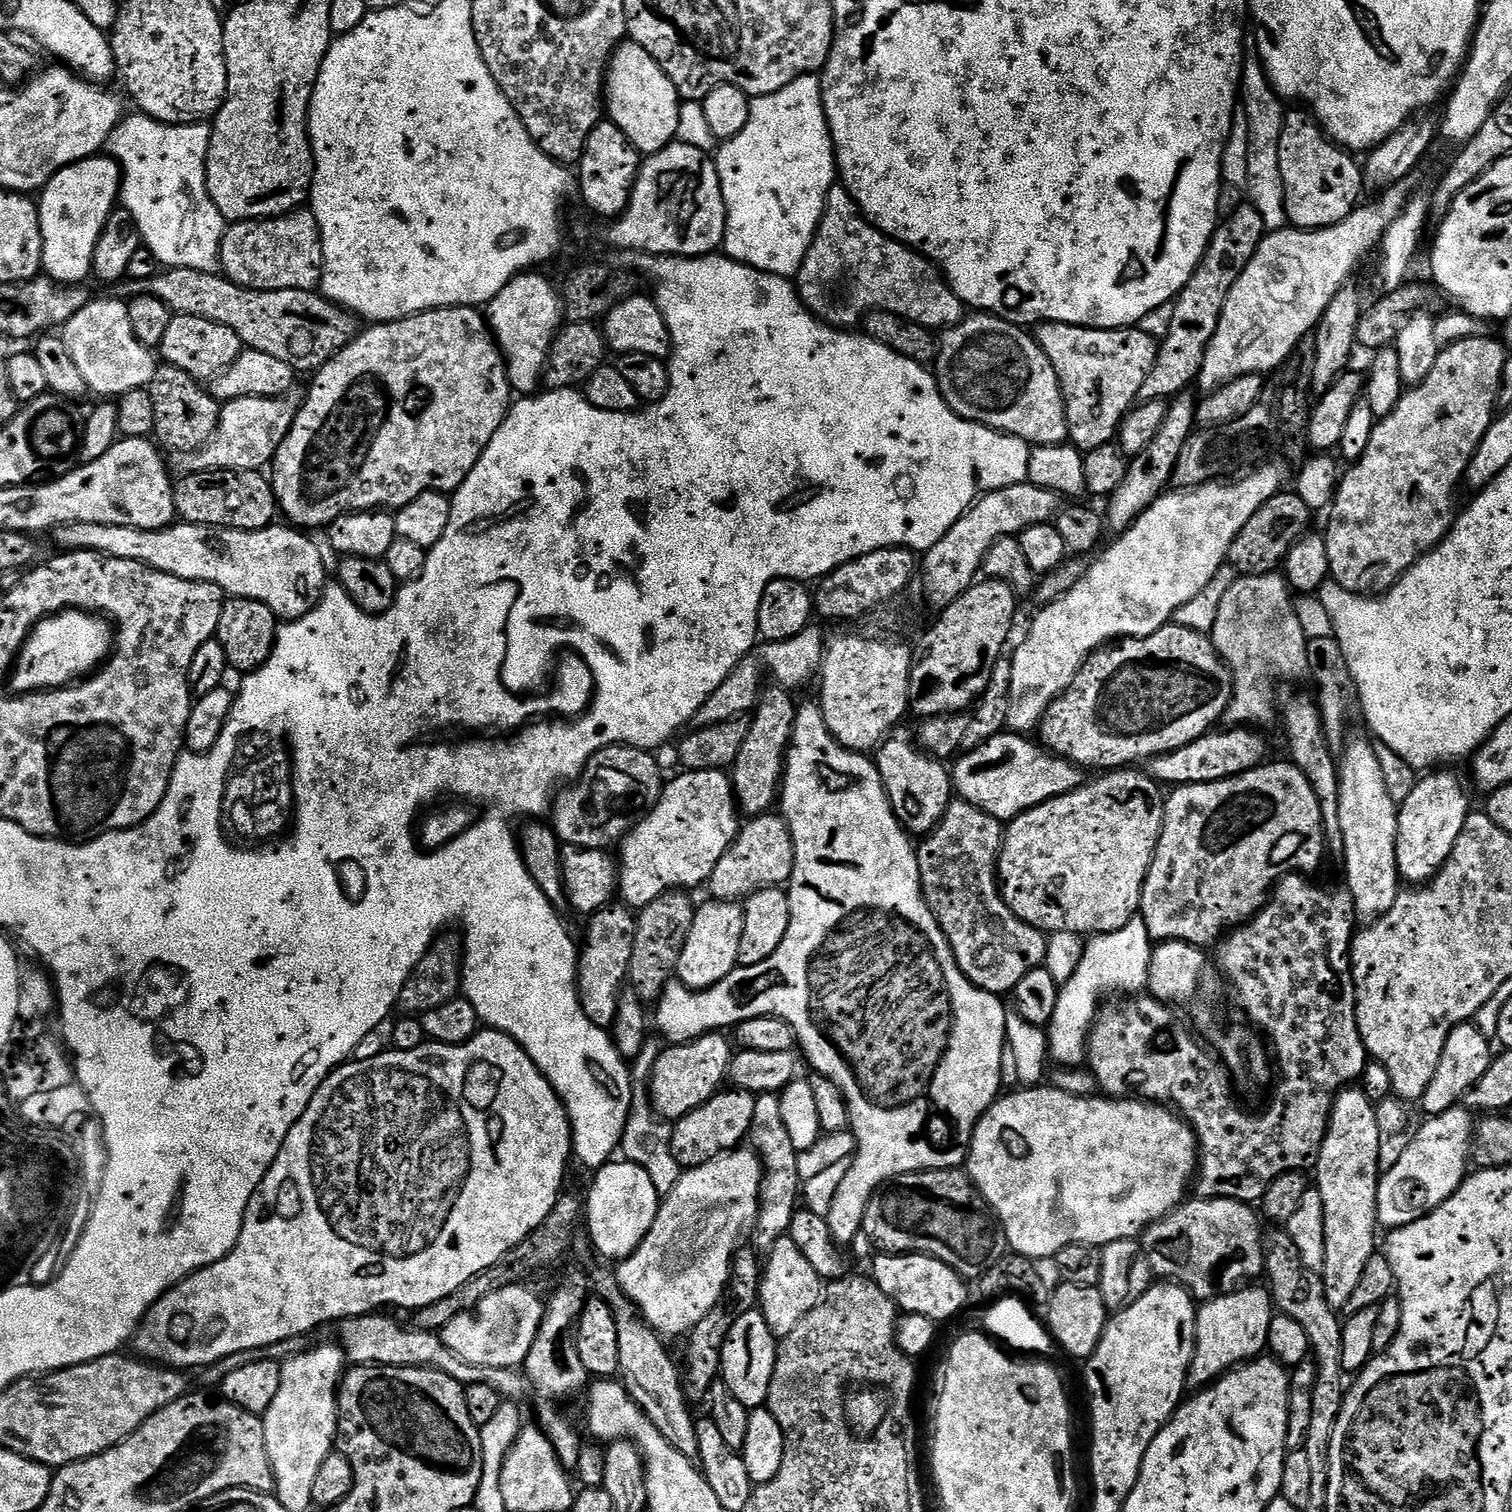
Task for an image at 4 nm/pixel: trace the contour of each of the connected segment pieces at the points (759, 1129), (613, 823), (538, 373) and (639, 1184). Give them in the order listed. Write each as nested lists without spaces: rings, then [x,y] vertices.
[[[762,1092],[756,1096],[750,1144],[764,1166],[764,1183],[760,1190],[760,1214],[754,1229],[757,1244],[755,1247],[767,1250],[774,1246],[778,1238],[788,1235],[788,1227],[798,1211],[798,1197],[802,1192],[802,1181],[799,1178],[796,1161],[797,1152],[794,1150],[794,1142],[790,1142],[790,1130],[786,1130],[786,1121],[782,1118],[782,1106],[777,1093]]]
[[[611,744],[602,749],[589,760],[584,769],[584,777],[573,786],[572,792],[564,796],[564,804],[553,803],[550,808],[550,818],[554,831],[564,844],[573,844],[583,848],[611,849],[619,845],[624,837],[647,816],[648,811],[660,801],[666,783],[665,777],[660,777],[660,764],[651,751],[642,748],[631,748],[629,744]]]
[[[536,270],[521,272],[486,306],[488,327],[500,346],[500,354],[508,369],[508,383],[516,394],[532,394],[541,387],[548,352],[562,327],[561,293],[557,285],[555,288],[538,273]]]
[[[611,1160],[595,1171],[588,1198],[584,1200],[586,1228],[597,1252],[608,1260],[619,1262],[641,1245],[662,1203],[648,1172],[642,1165],[627,1160]]]

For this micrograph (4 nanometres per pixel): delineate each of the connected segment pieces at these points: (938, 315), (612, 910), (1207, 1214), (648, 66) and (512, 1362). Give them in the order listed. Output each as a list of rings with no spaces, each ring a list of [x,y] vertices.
[[[834,186],[828,191],[816,236],[798,273],[798,288],[803,293],[805,308],[817,320],[823,320],[825,324],[841,330],[855,329],[855,324],[857,327],[869,312],[889,312],[900,317],[901,320],[909,320],[921,324],[923,328],[933,330],[953,328],[966,315],[966,305],[960,301],[958,294],[954,294],[954,290],[948,285],[940,269],[928,257],[920,255],[905,244],[891,240],[884,232],[879,232],[867,220],[860,207],[854,202],[854,198],[843,186]]]
[[[616,902],[598,910],[587,921],[588,933],[578,952],[576,988],[580,991],[580,1009],[594,1022],[594,1026],[605,1030],[616,1023],[620,994],[628,980],[630,958],[634,954],[636,916],[633,909]]]
[[[1192,1198],[1181,1204],[1180,1207],[1174,1209],[1169,1216],[1163,1216],[1158,1222],[1154,1222],[1149,1228],[1145,1228],[1142,1233],[1142,1247],[1146,1258],[1150,1262],[1153,1273],[1155,1273],[1157,1277],[1163,1278],[1165,1281],[1179,1284],[1180,1287],[1186,1289],[1186,1291],[1192,1295],[1192,1299],[1197,1302],[1212,1300],[1215,1296],[1219,1296],[1225,1292],[1237,1292],[1239,1288],[1249,1287],[1253,1282],[1259,1281],[1256,1279],[1258,1279],[1259,1276],[1261,1279],[1261,1277],[1265,1275],[1264,1253],[1266,1251],[1266,1236],[1263,1231],[1260,1233],[1261,1217],[1258,1215],[1258,1212],[1258,1217],[1256,1217],[1256,1212],[1252,1208],[1255,1207],[1253,1207],[1251,1203],[1242,1200],[1225,1200],[1223,1198],[1218,1200]]]
[[[624,42],[612,53],[606,73],[606,112],[612,123],[620,127],[622,134],[626,134],[626,138],[630,138],[630,142],[636,147],[637,152],[641,154],[660,152],[665,146],[676,140],[678,110],[681,103],[674,82],[670,82],[670,78],[662,70],[662,66],[658,66],[658,62],[654,62],[654,58],[650,58],[650,54],[646,50],[642,50],[642,46]]]
[[[524,1284],[506,1286],[506,1290],[498,1290],[495,1294],[489,1294],[478,1302],[478,1306],[472,1312],[458,1314],[454,1322],[450,1322],[443,1330],[443,1338],[446,1346],[458,1354],[466,1362],[474,1366],[486,1366],[487,1368],[520,1368],[524,1359],[530,1354],[530,1348],[534,1346],[536,1335],[540,1330],[540,1323],[544,1318],[546,1304],[539,1300],[534,1293]]]

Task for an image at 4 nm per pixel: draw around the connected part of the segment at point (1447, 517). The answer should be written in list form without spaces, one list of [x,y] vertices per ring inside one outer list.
[[[1469,334],[1461,339],[1451,341],[1447,346],[1441,347],[1438,358],[1434,362],[1434,370],[1425,380],[1418,385],[1409,387],[1401,395],[1398,406],[1391,414],[1386,417],[1377,419],[1374,434],[1370,434],[1370,446],[1366,448],[1366,454],[1362,454],[1360,460],[1351,465],[1352,468],[1348,473],[1346,471],[1339,477],[1338,487],[1335,491],[1335,497],[1330,505],[1332,517],[1328,520],[1328,532],[1326,539],[1328,549],[1330,550],[1330,570],[1332,571],[1331,579],[1340,584],[1346,590],[1356,592],[1360,596],[1370,596],[1373,594],[1383,594],[1388,589],[1393,588],[1400,577],[1408,569],[1414,567],[1423,556],[1437,548],[1444,541],[1449,530],[1458,515],[1456,508],[1456,487],[1462,484],[1467,477],[1468,467],[1486,434],[1486,430],[1492,425],[1494,417],[1497,415],[1498,401],[1500,400],[1500,390],[1504,382],[1504,362],[1506,359],[1505,345],[1499,339],[1491,340],[1488,336],[1476,336]]]

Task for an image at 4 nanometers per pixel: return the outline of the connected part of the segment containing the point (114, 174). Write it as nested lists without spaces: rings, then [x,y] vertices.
[[[95,156],[76,161],[70,167],[61,168],[58,174],[45,184],[42,195],[38,198],[40,210],[40,229],[43,234],[43,262],[45,277],[58,284],[79,284],[87,281],[91,275],[94,246],[114,207],[117,205],[122,190],[120,165],[110,156]]]

